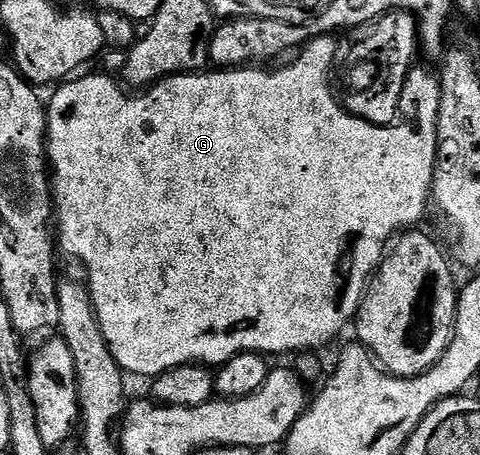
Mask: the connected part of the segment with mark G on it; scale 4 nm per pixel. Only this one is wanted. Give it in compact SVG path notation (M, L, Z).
M334 36L313 37L307 44L298 50L299 57L292 56L288 65L283 65L280 69L275 67L236 67L233 69L220 69L218 71L200 71L198 73L176 73L174 77L165 77L161 81L156 81L154 85L144 88L142 91L128 91L118 80L111 77L102 77L95 73L92 77L76 76L66 83L60 84L54 90L51 102L46 102L47 110L47 144L45 146L45 157L49 162L49 189L53 194L53 208L55 210L55 221L57 222L57 245L67 257L72 257L75 261L80 261L87 268L85 284L87 290L91 292L91 302L95 308L95 318L101 327L101 335L105 335L105 343L117 359L119 368L124 374L135 377L147 377L154 379L167 373L170 369L176 369L182 365L194 365L196 363L204 367L218 367L224 365L233 355L238 353L261 353L272 355L271 353L296 353L302 355L308 351L319 351L322 345L330 343L334 337L339 337L343 333L343 328L350 326L354 322L355 316L359 313L359 304L367 293L367 285L371 282L371 277L383 261L383 254L389 248L389 242L396 235L411 231L415 225L427 213L427 201L432 200L433 194L431 185L435 181L435 152L437 151L437 115L439 114L439 104L441 103L441 87L439 78L434 72L427 69L412 68L411 74L407 76L407 82L403 88L403 94L399 97L397 112L403 116L403 122L395 125L392 129L386 129L383 125L375 125L374 120L365 117L355 117L352 113L343 108L340 98L335 98L335 93L331 90L331 64L335 61L335 40Z

